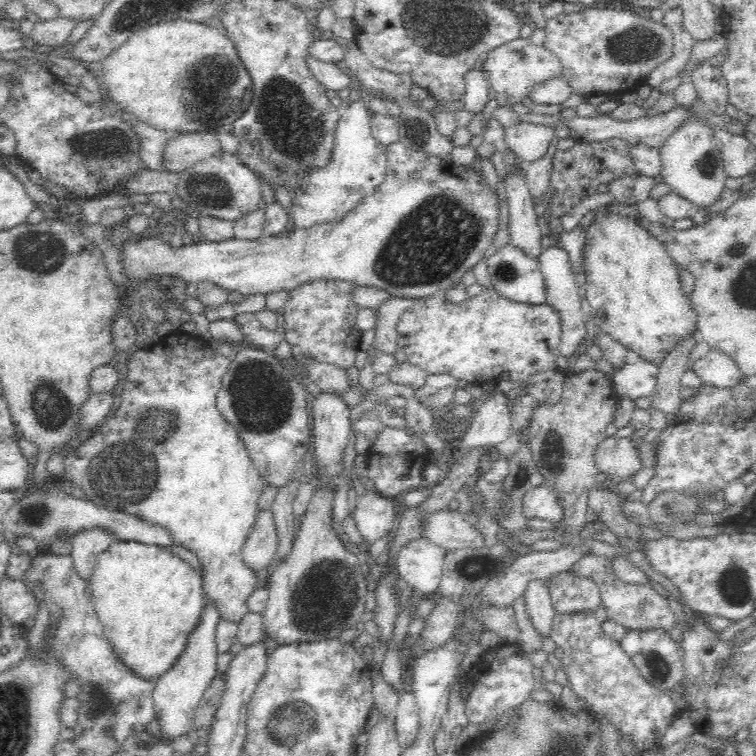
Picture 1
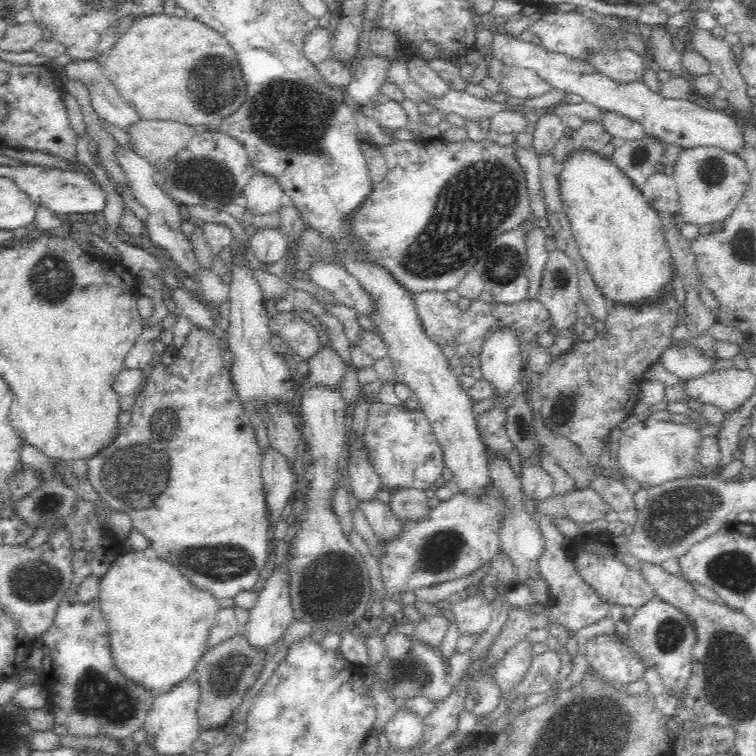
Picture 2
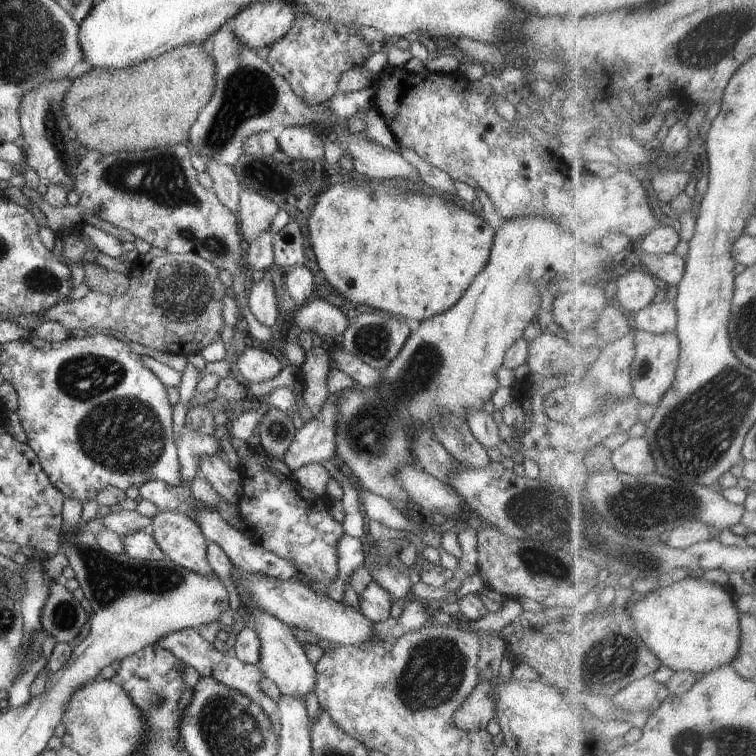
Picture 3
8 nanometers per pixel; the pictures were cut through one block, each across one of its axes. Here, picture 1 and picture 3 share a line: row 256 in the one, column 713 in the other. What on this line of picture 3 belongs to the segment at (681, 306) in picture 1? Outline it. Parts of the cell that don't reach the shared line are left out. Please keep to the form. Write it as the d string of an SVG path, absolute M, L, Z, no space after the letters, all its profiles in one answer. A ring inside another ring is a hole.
M686 578L659 587L629 604L638 634L663 666L708 674L732 664L742 652L742 616L731 588L702 578Z

